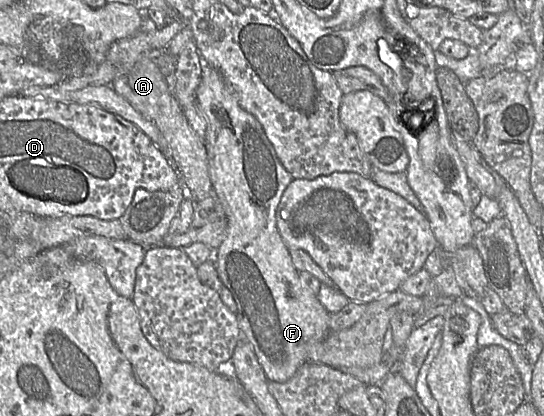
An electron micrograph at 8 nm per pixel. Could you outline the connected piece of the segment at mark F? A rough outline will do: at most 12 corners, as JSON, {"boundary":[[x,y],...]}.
{"boundary":[[209,65],[196,100],[214,251],[240,331],[283,383],[330,333],[277,228],[294,178]]}

